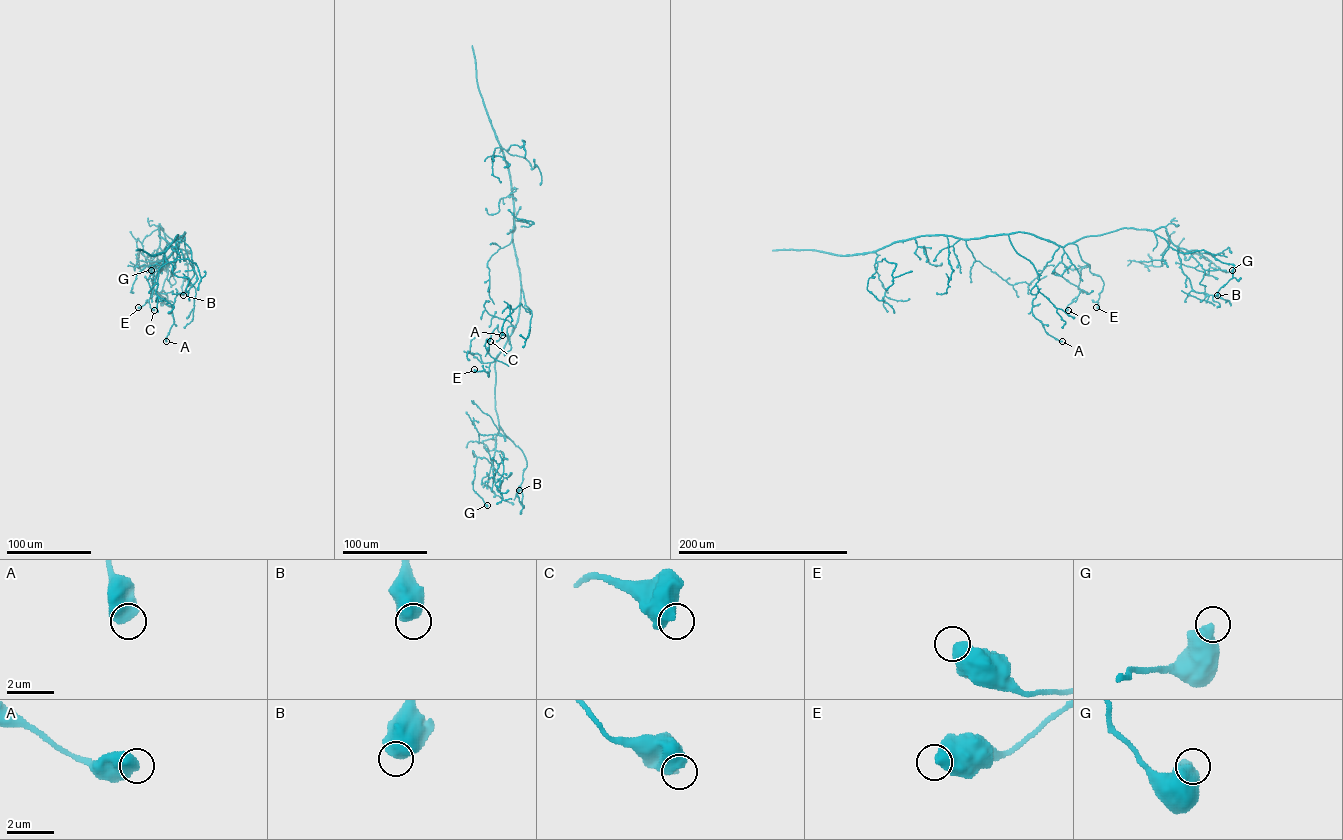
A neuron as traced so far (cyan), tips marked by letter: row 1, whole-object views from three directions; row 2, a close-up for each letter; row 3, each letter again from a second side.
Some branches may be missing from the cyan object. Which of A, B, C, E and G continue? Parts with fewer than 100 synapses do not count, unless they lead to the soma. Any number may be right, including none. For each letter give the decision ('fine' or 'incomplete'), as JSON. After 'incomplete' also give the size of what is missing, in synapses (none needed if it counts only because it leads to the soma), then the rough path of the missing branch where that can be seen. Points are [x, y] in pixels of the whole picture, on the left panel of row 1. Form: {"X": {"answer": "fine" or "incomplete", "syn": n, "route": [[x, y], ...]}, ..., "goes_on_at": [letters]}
{"A": {"answer": "fine"}, "B": {"answer": "fine"}, "C": {"answer": "fine"}, "E": {"answer": "fine"}, "G": {"answer": "fine"}, "goes_on_at": []}

